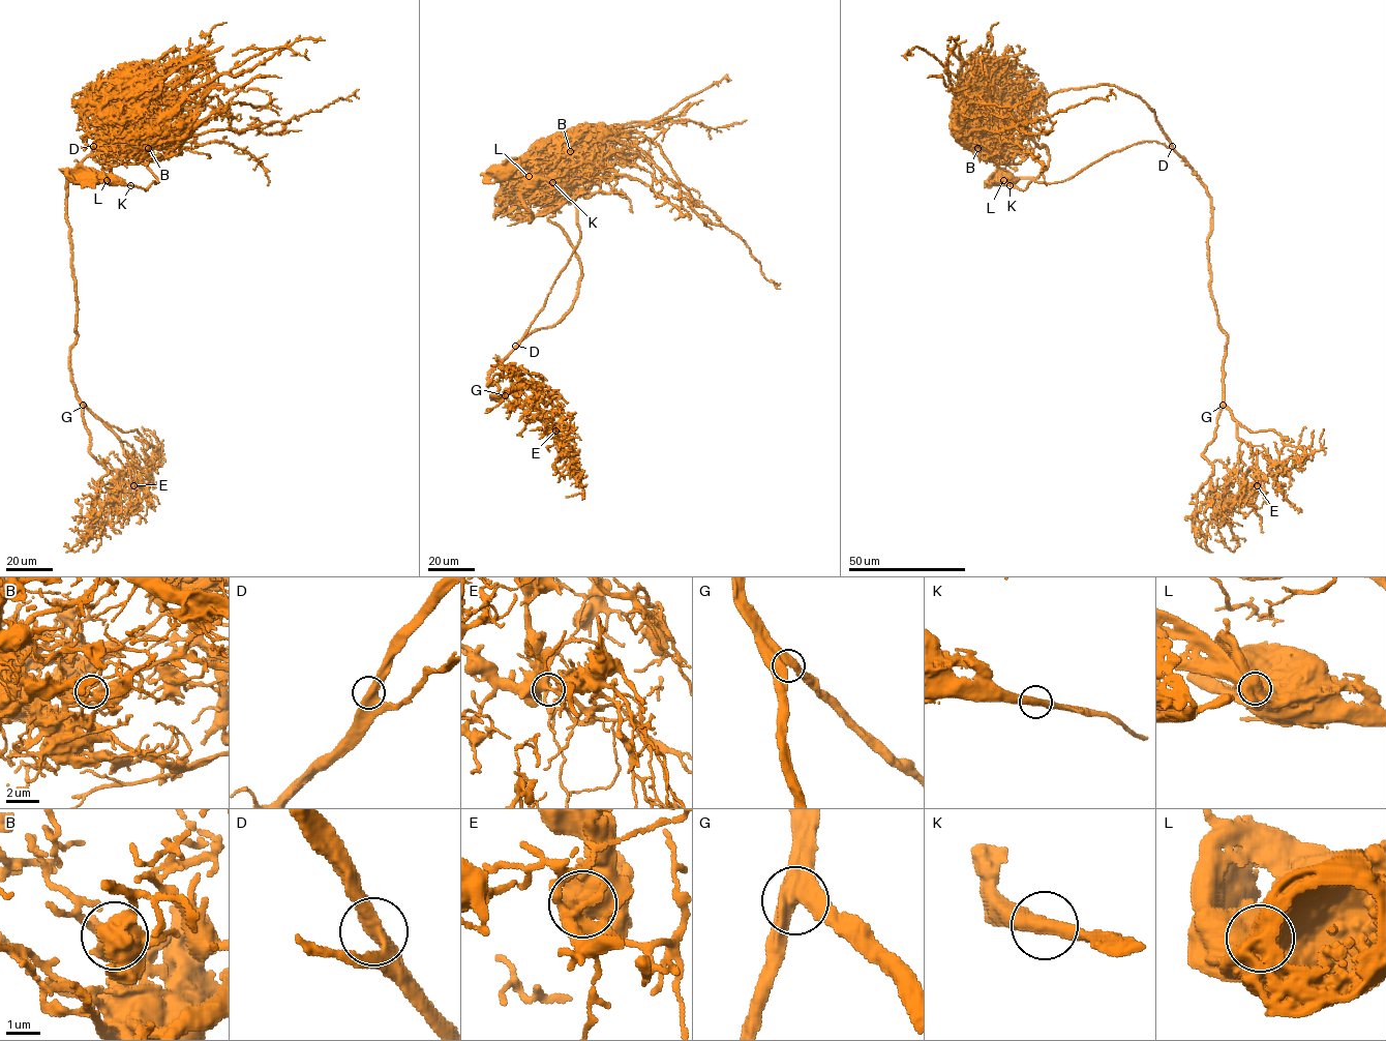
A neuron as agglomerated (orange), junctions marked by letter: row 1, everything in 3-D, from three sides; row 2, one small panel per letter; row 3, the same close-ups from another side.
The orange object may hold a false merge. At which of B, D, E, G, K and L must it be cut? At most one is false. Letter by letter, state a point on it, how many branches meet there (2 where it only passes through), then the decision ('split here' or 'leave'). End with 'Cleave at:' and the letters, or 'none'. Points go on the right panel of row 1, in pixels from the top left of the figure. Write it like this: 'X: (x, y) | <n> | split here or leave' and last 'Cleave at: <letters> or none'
B: (977, 148) | 2 | leave
D: (1172, 146) | 2 | leave
E: (1257, 485) | 3 | leave
G: (1223, 405) | 2 | leave
K: (1010, 185) | 2 | leave
L: (1003, 180) | 1 | split here
Cleave at: L

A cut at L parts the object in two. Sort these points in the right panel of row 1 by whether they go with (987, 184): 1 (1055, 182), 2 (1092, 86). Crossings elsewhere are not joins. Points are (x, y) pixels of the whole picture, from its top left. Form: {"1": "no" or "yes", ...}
{"1": "no", "2": "no"}

